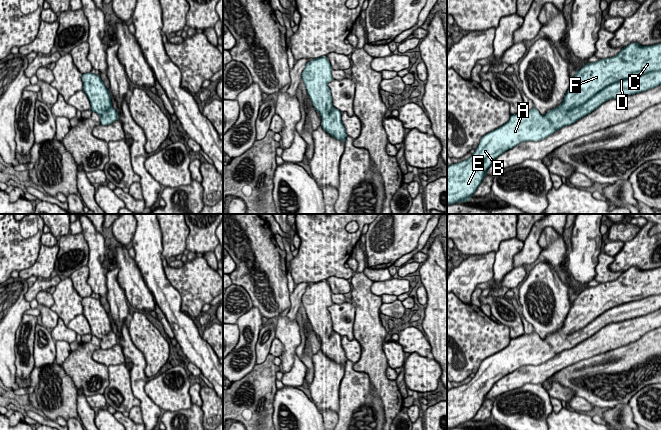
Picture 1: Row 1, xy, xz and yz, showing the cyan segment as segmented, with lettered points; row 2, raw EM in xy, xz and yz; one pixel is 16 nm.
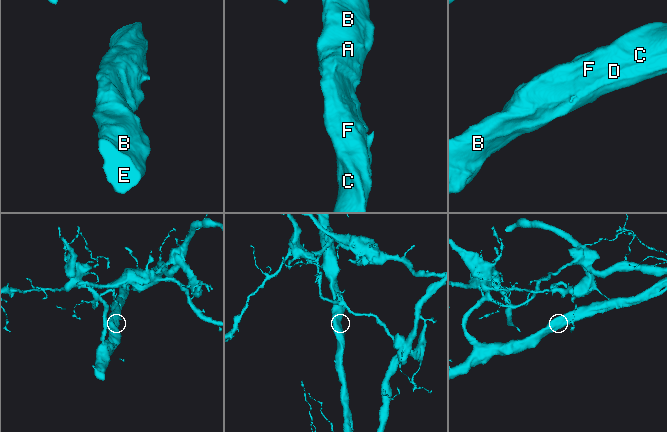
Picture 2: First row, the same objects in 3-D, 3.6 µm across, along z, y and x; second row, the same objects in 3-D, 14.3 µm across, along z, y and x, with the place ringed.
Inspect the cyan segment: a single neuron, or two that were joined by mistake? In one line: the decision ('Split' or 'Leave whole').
Leave whole

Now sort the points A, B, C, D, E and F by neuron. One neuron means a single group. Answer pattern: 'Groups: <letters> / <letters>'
Groups: A B C D E F

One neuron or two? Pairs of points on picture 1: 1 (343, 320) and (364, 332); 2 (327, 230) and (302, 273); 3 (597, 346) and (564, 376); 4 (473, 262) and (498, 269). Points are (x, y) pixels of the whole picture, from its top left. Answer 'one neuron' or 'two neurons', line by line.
1: two neurons
2: one neuron
3: two neurons
4: two neurons

